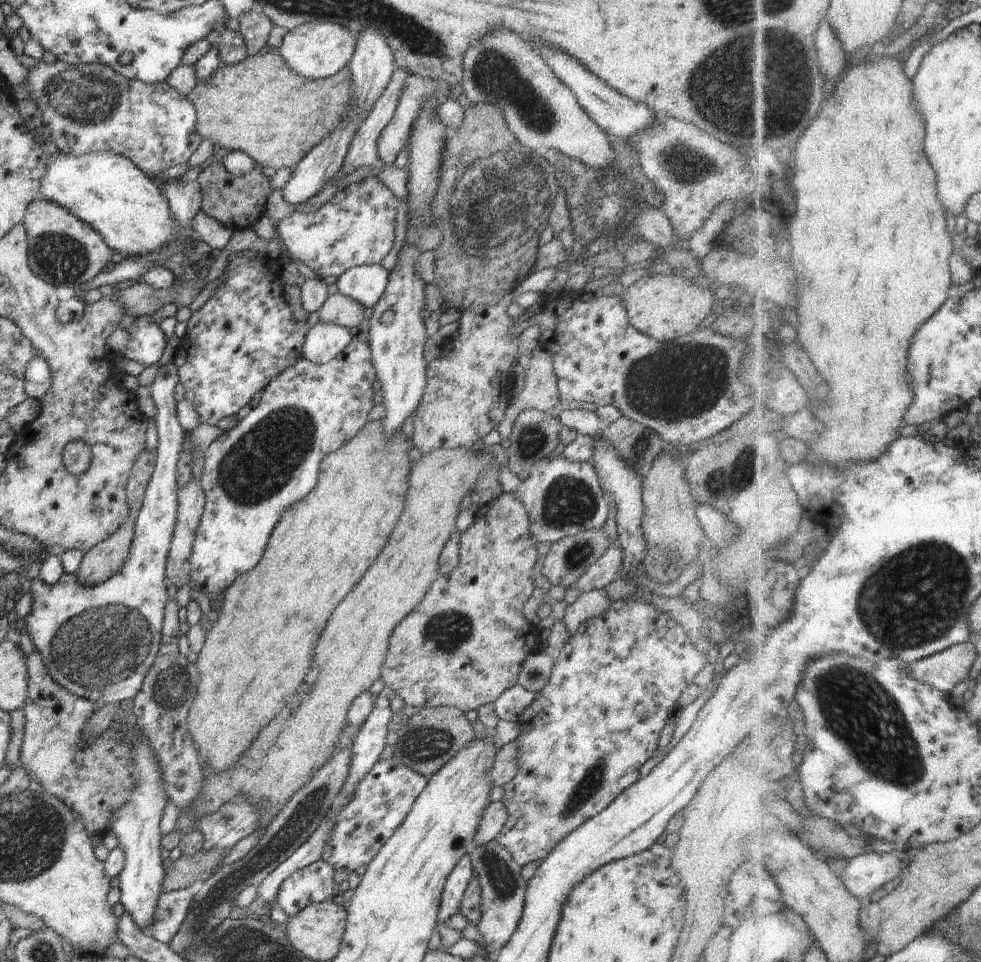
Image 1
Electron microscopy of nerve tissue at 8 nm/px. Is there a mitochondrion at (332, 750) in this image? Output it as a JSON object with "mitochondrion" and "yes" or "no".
{"mitochondrion":"no"}

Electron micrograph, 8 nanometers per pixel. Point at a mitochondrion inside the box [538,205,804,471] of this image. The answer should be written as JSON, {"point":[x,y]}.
{"point":[667,384]}

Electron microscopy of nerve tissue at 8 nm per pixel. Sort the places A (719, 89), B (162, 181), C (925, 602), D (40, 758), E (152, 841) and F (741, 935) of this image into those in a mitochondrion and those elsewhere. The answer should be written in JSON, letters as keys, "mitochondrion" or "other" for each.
{"A":"mitochondrion","B":"other","C":"mitochondrion","D":"other","E":"other","F":"other"}

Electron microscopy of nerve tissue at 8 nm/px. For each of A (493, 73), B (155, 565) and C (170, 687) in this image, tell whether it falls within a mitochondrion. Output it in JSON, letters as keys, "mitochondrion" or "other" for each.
{"A":"mitochondrion","B":"other","C":"mitochondrion"}

